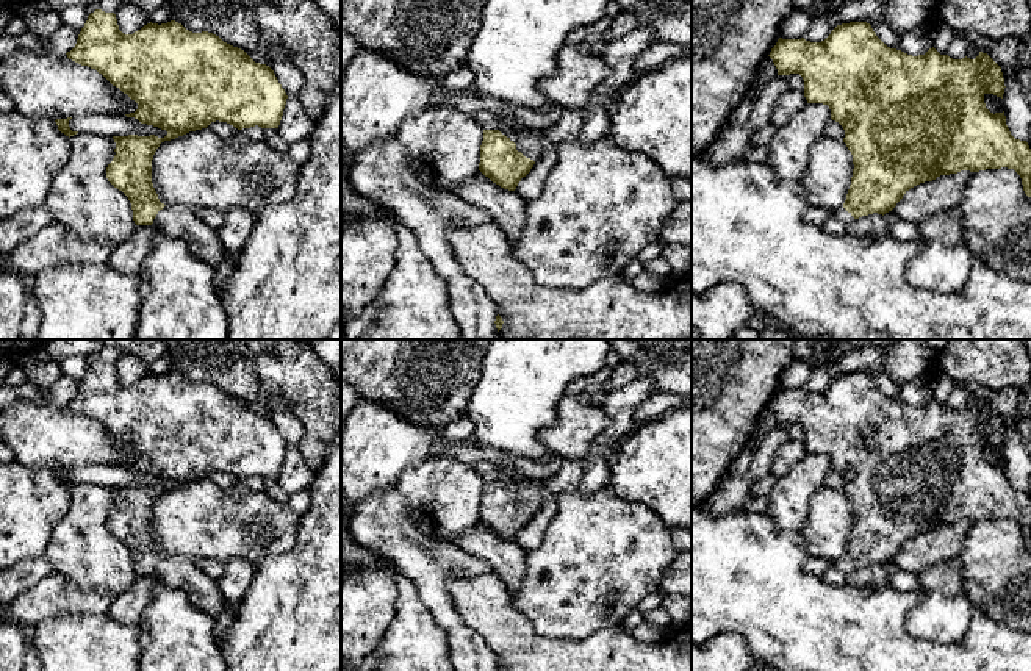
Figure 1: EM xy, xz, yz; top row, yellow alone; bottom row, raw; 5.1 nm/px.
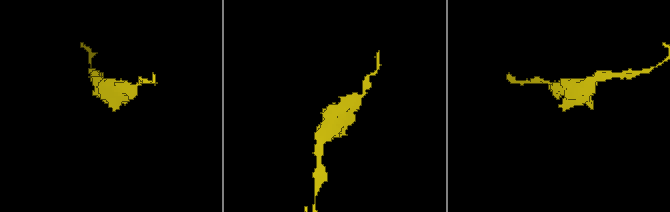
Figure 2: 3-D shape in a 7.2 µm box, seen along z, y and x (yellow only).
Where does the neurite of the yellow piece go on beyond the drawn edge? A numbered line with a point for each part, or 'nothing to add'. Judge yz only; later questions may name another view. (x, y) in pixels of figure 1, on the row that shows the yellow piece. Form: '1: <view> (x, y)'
1: yz (837, 222)

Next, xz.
1: xz (531, 144)

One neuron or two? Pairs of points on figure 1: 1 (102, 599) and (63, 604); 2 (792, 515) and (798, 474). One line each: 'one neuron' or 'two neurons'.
1: one neuron
2: one neuron

